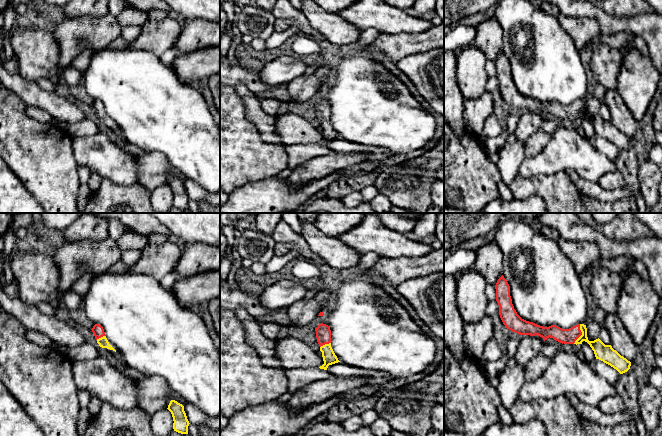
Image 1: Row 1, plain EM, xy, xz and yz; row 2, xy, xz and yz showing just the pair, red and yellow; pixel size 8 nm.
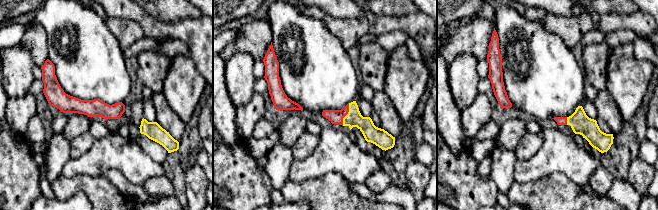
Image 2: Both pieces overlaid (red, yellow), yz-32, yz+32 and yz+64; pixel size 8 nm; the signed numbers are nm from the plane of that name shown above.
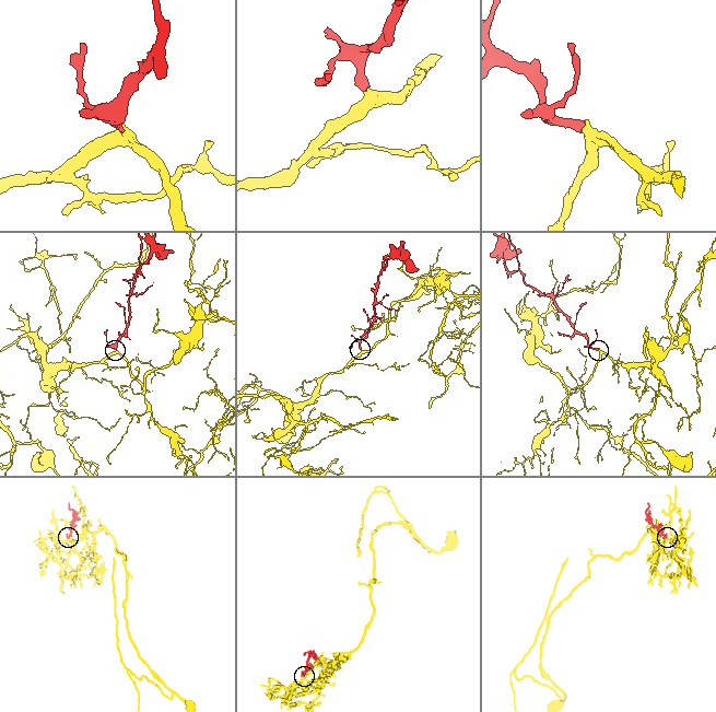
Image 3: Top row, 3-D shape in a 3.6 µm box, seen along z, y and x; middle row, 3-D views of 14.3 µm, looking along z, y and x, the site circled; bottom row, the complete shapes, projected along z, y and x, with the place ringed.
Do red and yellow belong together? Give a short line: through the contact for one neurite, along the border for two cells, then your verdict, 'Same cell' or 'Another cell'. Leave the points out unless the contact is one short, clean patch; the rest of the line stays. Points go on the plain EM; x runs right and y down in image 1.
Line: yz (567, 112), (581, 110), (605, 129). Same cell

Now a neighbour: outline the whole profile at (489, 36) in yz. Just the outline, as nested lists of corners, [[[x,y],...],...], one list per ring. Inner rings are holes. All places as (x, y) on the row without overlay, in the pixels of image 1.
[[[488,18],[487,20],[476,25],[476,34],[475,34],[474,38],[467,45],[462,46],[462,47],[458,48],[457,50],[454,50],[456,56],[464,47],[467,47],[467,46],[471,46],[473,48],[482,50],[488,60],[495,62],[498,55],[503,51],[503,31],[500,27],[499,22],[496,21],[494,18]]]

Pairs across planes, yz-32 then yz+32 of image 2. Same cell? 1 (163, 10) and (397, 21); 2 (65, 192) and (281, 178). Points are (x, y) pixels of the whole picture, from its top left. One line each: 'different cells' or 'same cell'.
1: different cells
2: different cells

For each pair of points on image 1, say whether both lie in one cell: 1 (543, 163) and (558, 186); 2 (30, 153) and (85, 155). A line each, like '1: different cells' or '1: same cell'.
1: different cells
2: different cells

